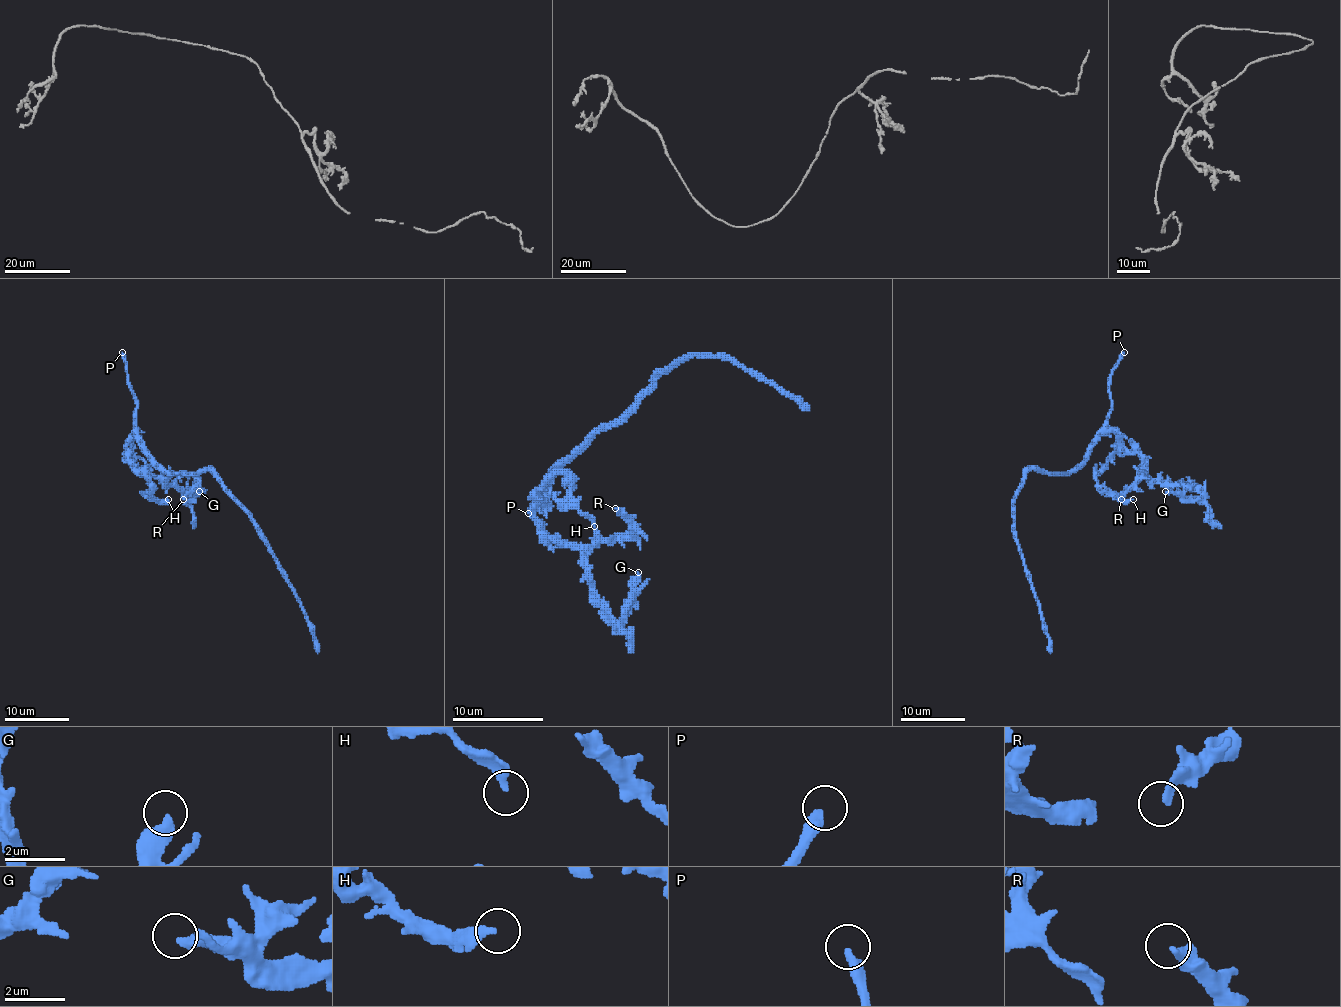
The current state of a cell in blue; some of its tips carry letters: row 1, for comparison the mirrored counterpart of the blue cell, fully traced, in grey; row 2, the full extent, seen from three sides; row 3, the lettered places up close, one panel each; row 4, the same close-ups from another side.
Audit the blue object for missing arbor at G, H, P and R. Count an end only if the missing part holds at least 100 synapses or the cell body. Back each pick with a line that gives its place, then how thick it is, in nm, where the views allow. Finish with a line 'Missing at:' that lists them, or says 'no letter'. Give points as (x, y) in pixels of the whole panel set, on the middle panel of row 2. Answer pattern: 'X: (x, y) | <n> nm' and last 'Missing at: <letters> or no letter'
P: (528, 513) | 360 nm
Missing at: P

